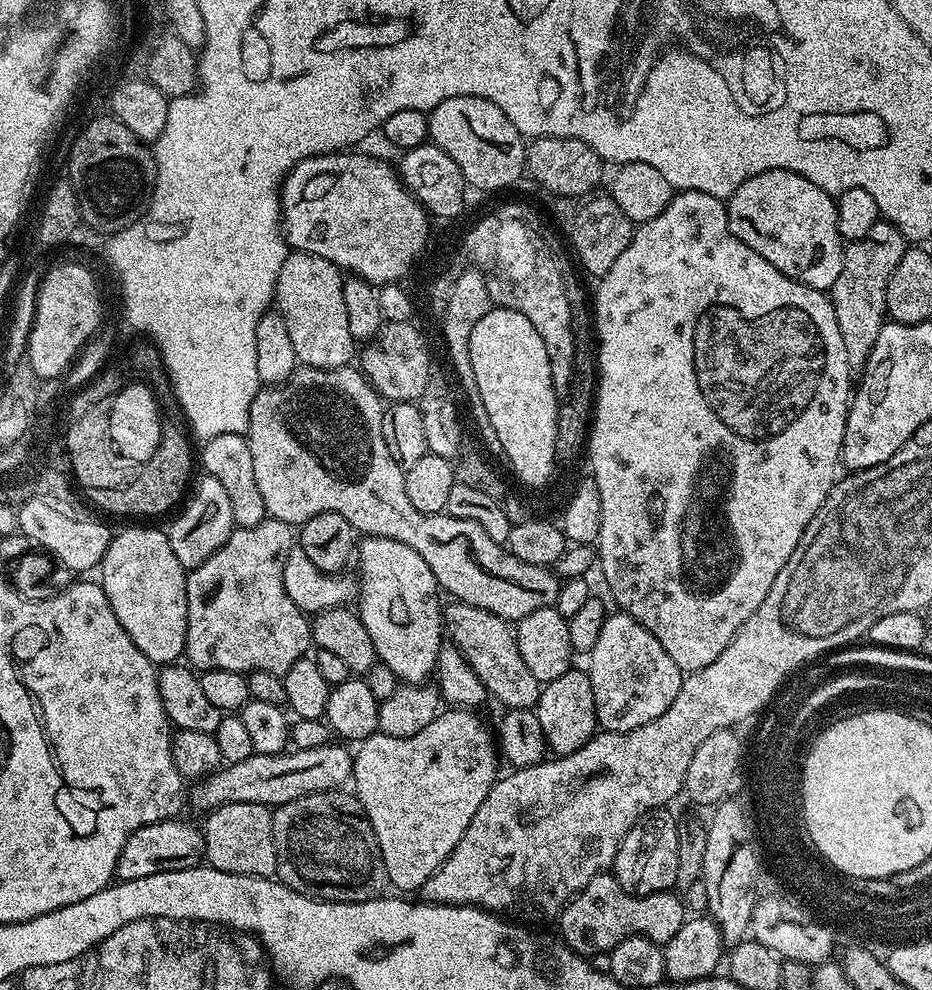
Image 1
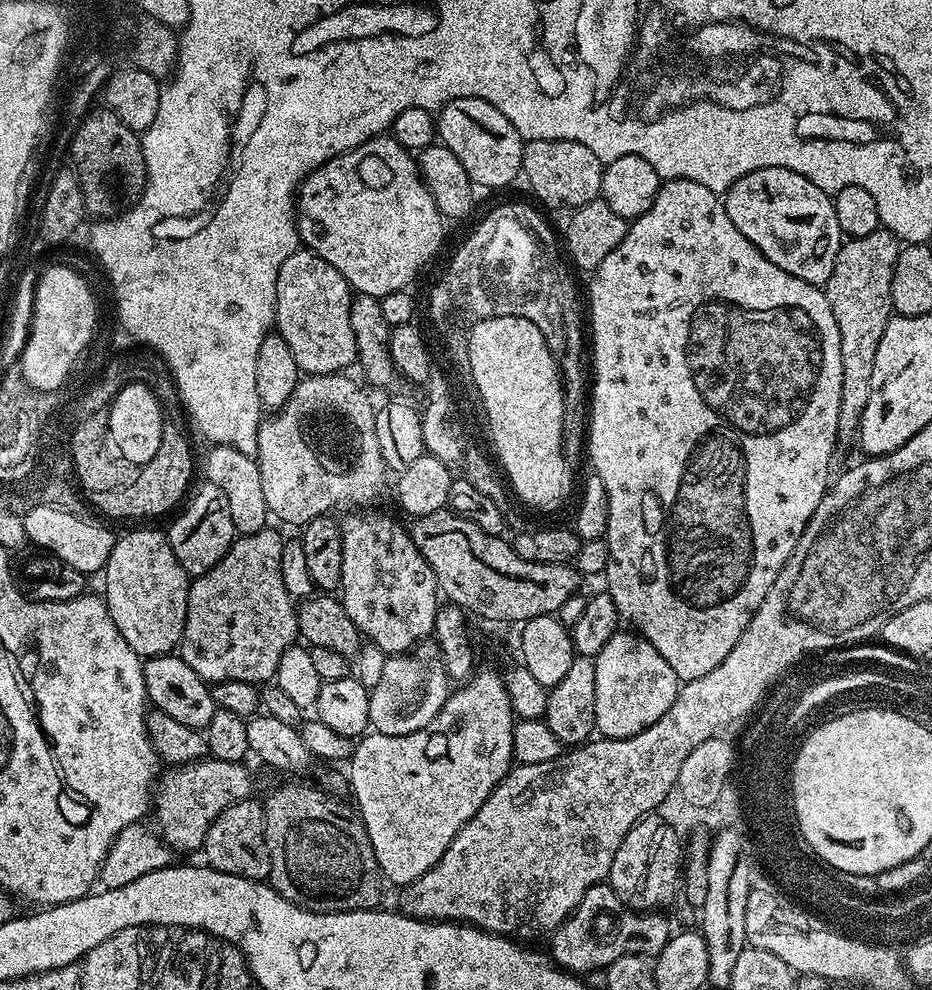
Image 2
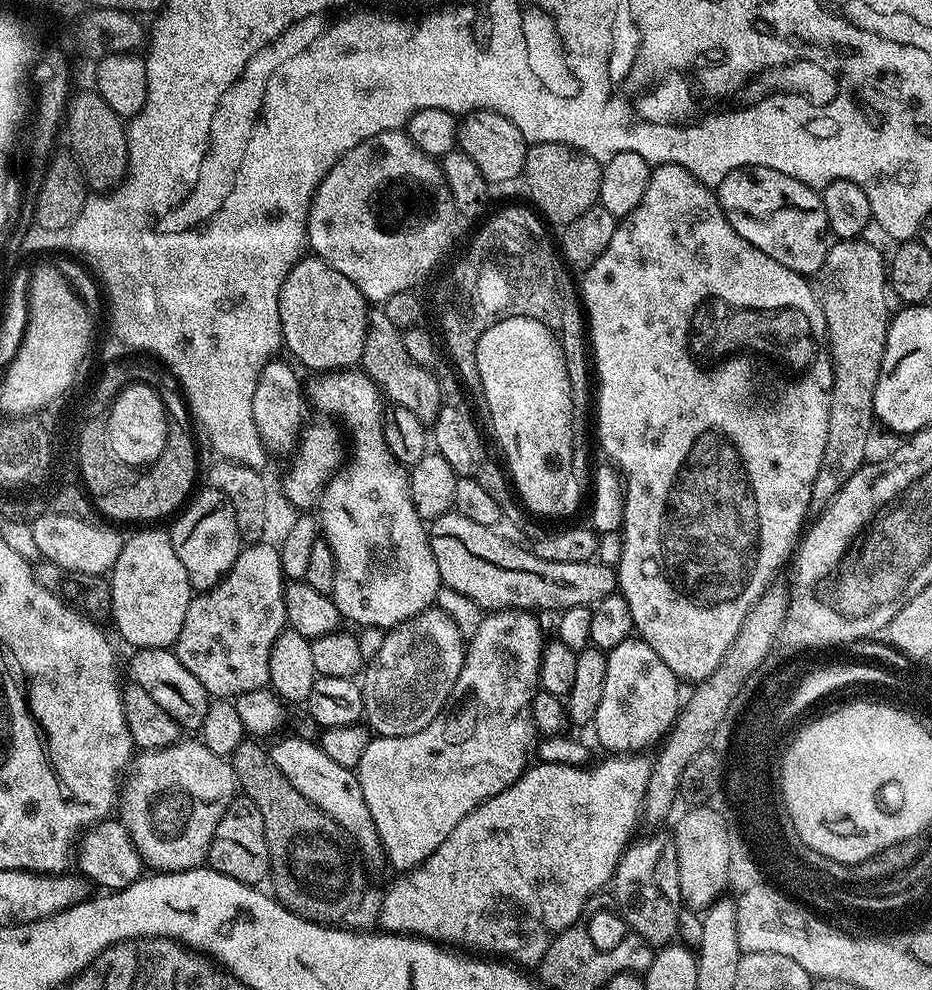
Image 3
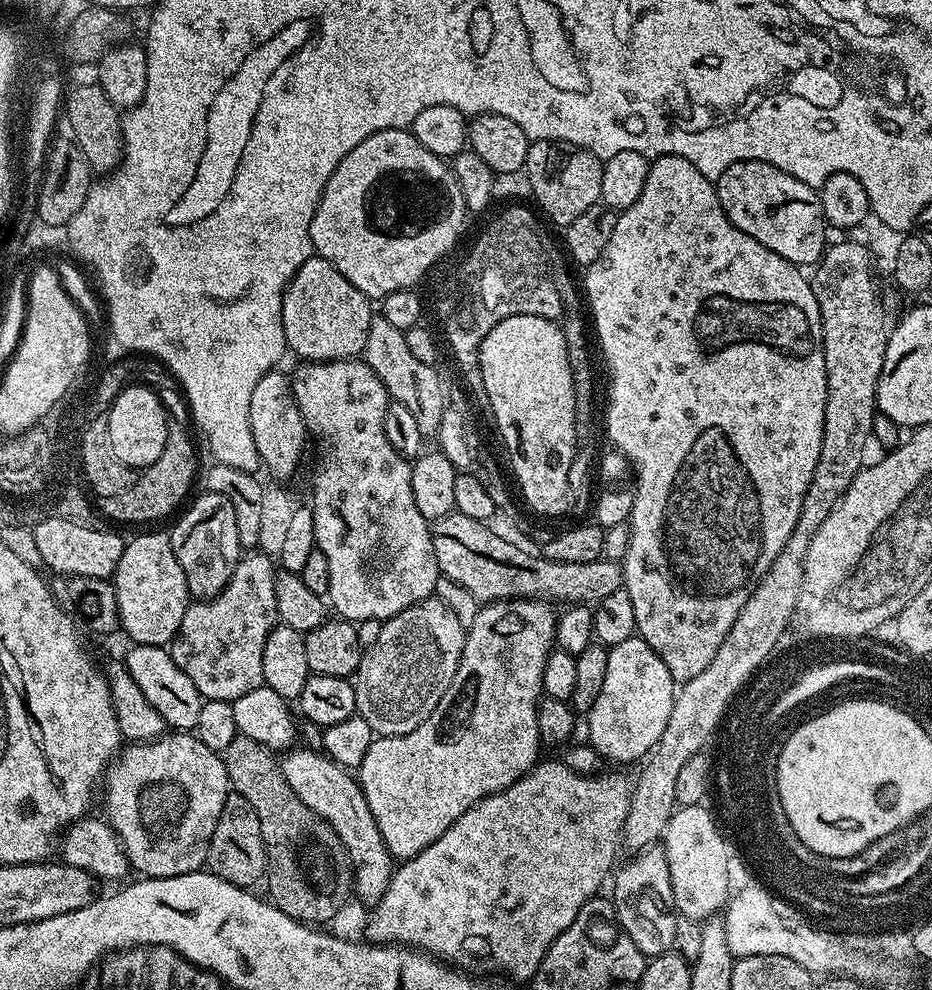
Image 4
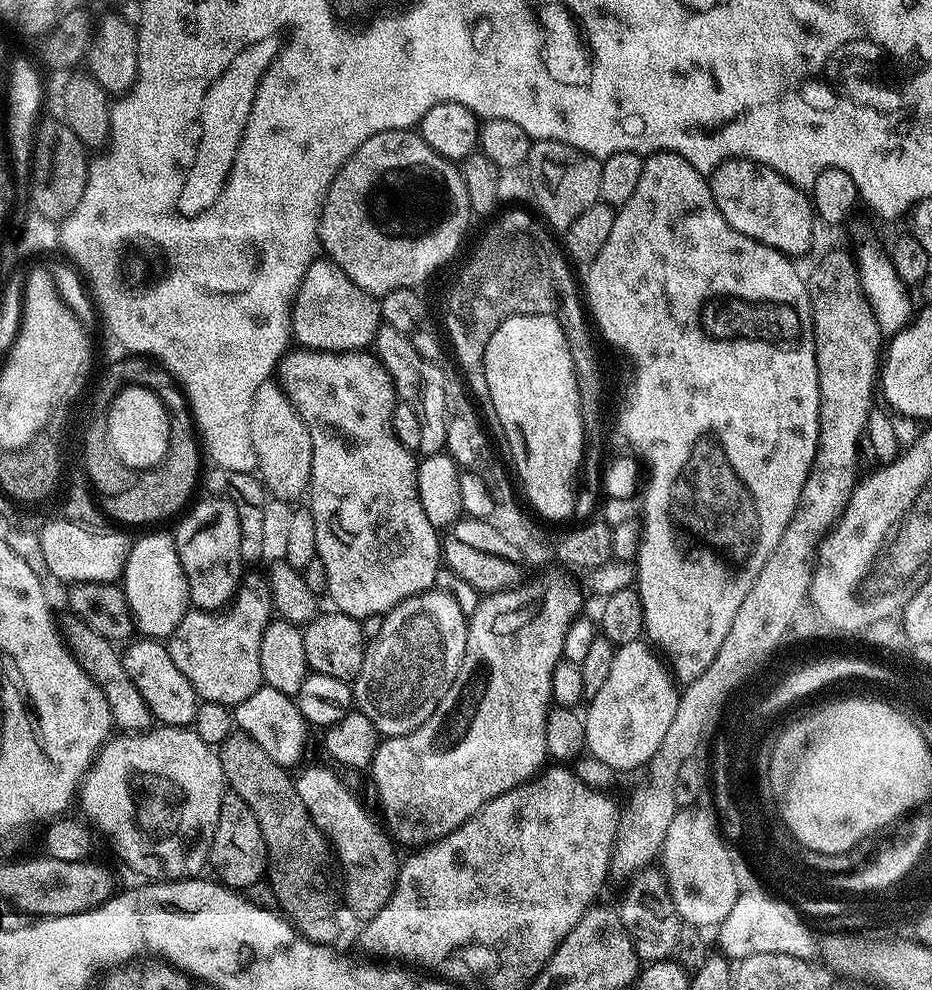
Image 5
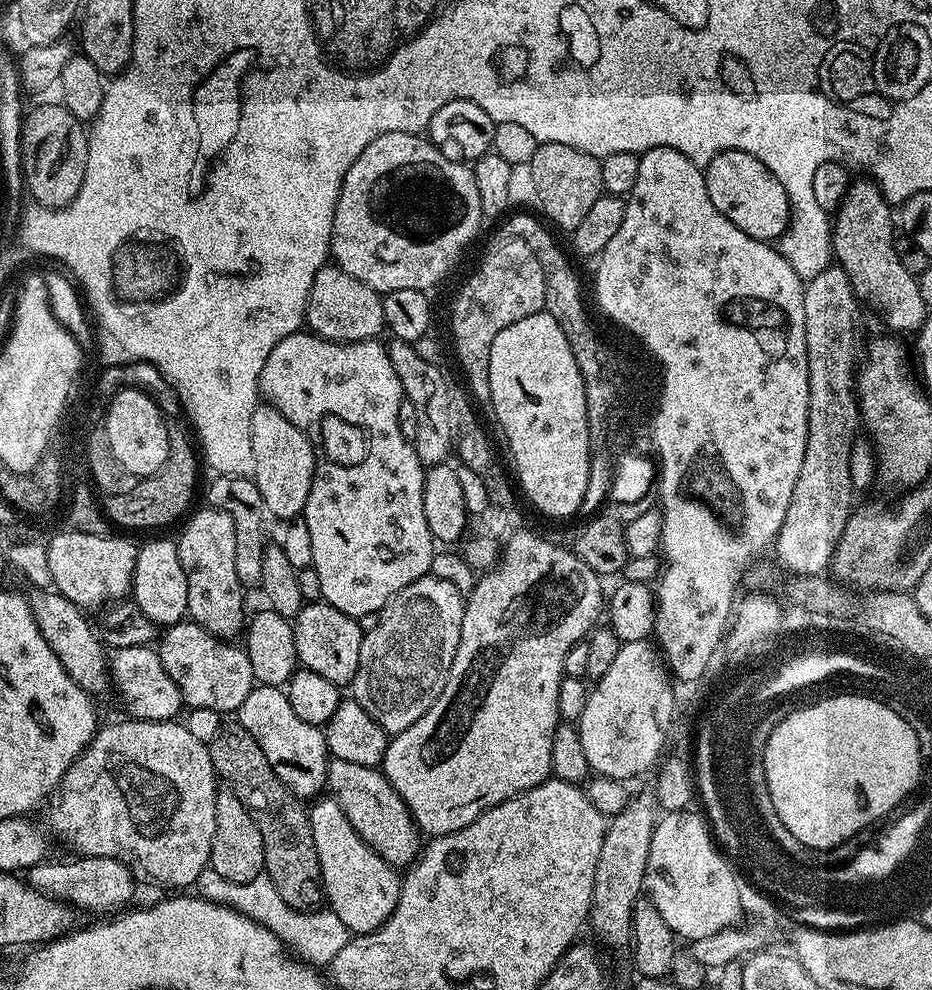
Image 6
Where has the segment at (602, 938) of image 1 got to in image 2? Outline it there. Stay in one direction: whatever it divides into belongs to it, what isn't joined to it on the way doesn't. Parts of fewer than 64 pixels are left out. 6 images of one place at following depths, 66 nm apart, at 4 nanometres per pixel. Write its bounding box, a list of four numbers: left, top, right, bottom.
[550,883,674,974]

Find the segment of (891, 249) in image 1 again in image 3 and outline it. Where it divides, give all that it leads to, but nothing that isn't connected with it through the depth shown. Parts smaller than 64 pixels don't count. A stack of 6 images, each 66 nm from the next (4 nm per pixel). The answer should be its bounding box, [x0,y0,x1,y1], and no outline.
[812,240,890,506]

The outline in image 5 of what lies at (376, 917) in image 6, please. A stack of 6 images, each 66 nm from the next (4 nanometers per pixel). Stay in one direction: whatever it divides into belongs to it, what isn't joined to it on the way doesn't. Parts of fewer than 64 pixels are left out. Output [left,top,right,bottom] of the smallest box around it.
[294,768,398,914]

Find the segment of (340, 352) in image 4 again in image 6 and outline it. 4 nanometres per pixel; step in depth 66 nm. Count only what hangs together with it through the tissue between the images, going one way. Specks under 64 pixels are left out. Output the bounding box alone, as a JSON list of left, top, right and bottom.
[304,266,385,344]

